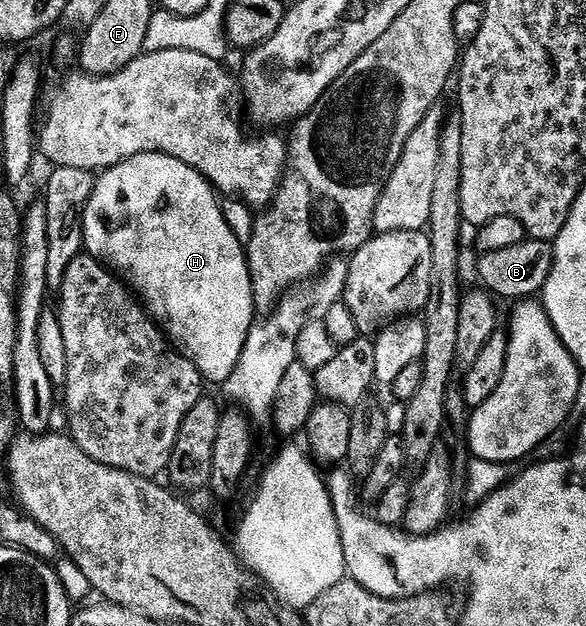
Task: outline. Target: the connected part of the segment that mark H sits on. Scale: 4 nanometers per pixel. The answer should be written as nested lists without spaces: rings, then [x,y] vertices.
[[[158,151],[146,153],[145,155],[132,155],[129,160],[114,165],[95,180],[93,193],[89,197],[87,207],[84,208],[82,214],[84,228],[83,250],[92,258],[99,259],[101,263],[115,269],[127,280],[131,290],[139,296],[143,306],[155,316],[169,340],[199,369],[200,374],[204,376],[209,384],[218,383],[218,385],[224,385],[231,374],[234,373],[239,358],[242,357],[243,346],[246,345],[253,316],[256,314],[256,303],[252,300],[252,278],[248,272],[248,257],[245,248],[242,246],[241,240],[240,243],[236,240],[236,235],[232,232],[227,217],[220,212],[220,203],[216,198],[218,198],[218,195],[212,184],[190,165],[186,165],[169,155],[162,155]]]

